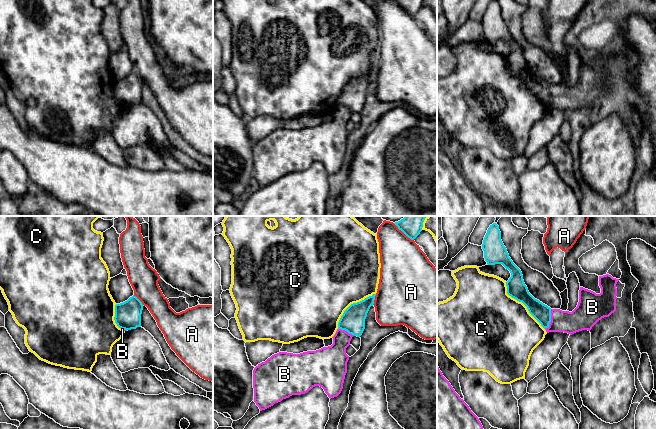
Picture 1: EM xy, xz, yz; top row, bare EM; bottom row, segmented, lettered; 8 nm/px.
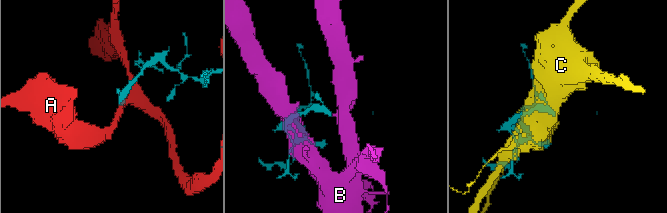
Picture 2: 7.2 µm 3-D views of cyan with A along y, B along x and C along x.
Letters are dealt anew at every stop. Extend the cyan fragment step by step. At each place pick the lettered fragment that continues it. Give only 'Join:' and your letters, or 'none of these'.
Join: B

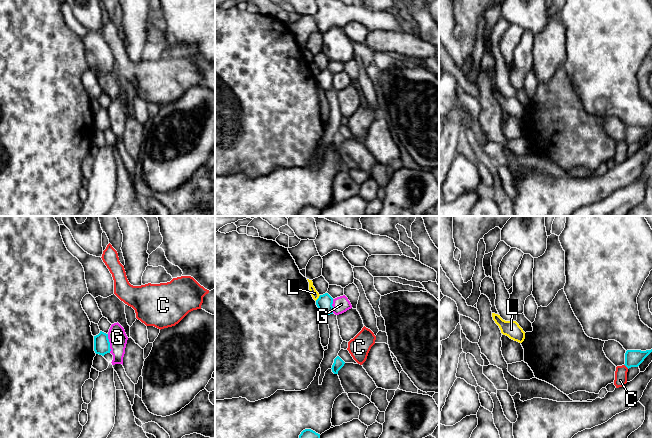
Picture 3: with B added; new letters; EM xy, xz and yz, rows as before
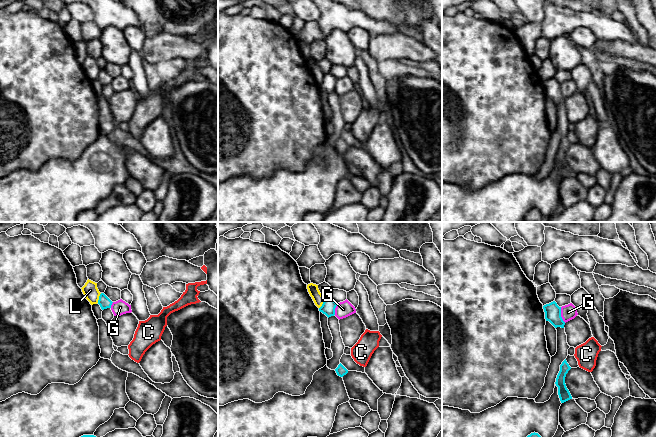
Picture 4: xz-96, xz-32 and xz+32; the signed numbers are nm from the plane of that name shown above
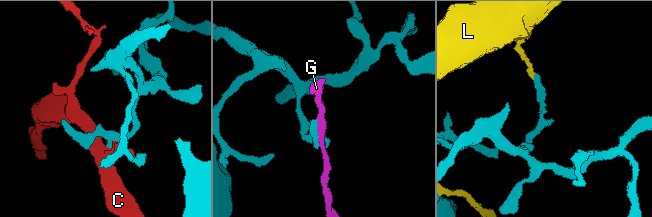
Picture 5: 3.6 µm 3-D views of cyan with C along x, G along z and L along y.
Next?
Join: none of these

